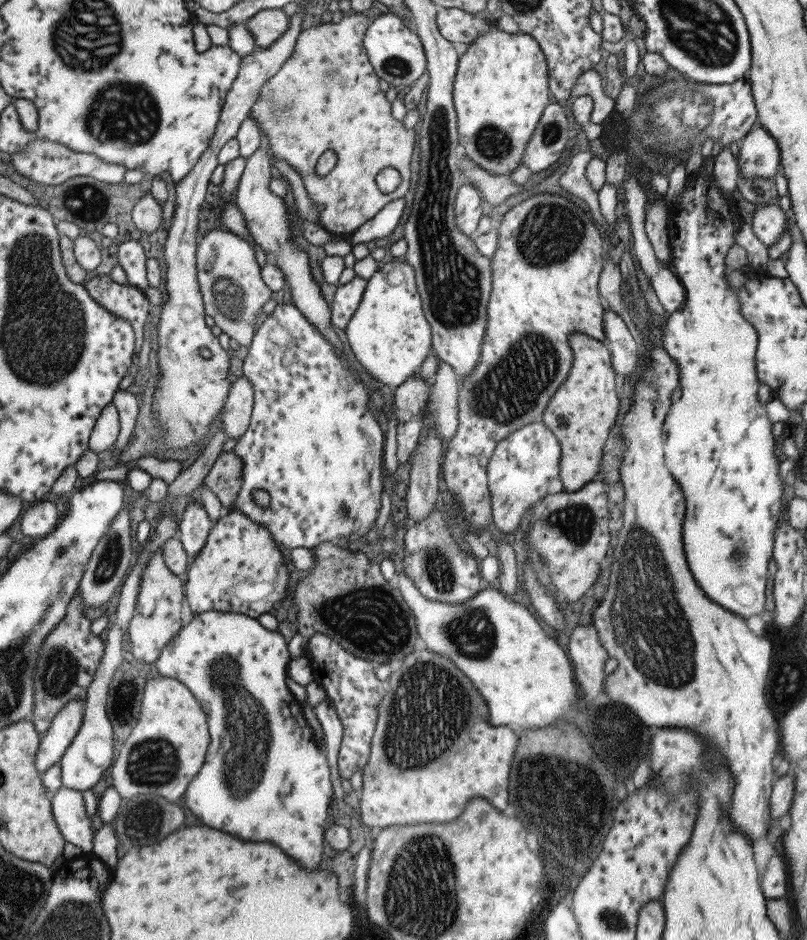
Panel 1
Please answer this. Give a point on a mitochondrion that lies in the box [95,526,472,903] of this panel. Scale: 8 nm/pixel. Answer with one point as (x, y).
(245, 721)

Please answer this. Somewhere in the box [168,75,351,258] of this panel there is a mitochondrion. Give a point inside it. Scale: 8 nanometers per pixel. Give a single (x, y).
(286, 104)

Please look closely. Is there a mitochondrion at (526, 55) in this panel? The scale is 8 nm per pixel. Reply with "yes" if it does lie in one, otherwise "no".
no

